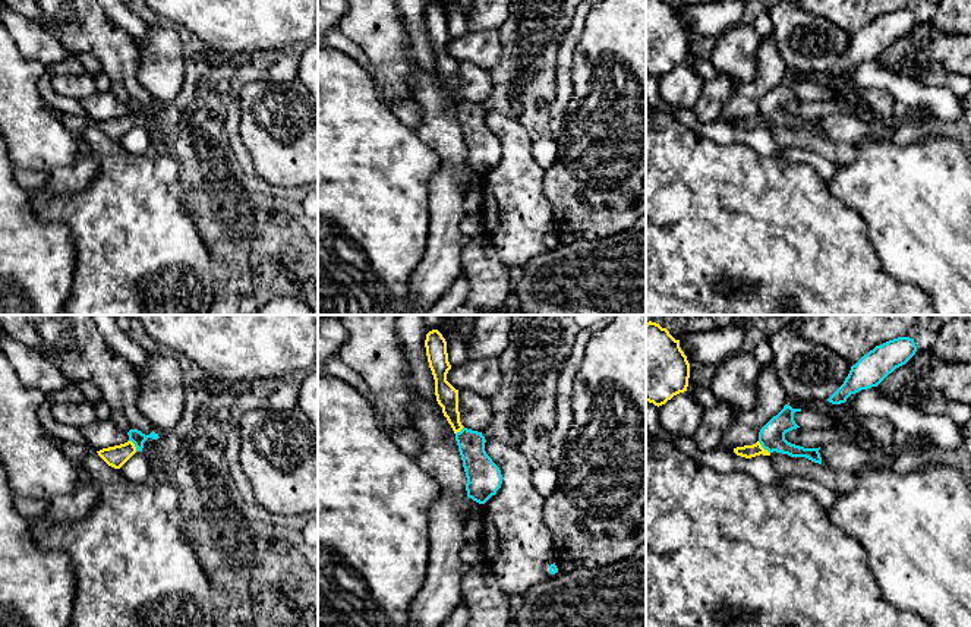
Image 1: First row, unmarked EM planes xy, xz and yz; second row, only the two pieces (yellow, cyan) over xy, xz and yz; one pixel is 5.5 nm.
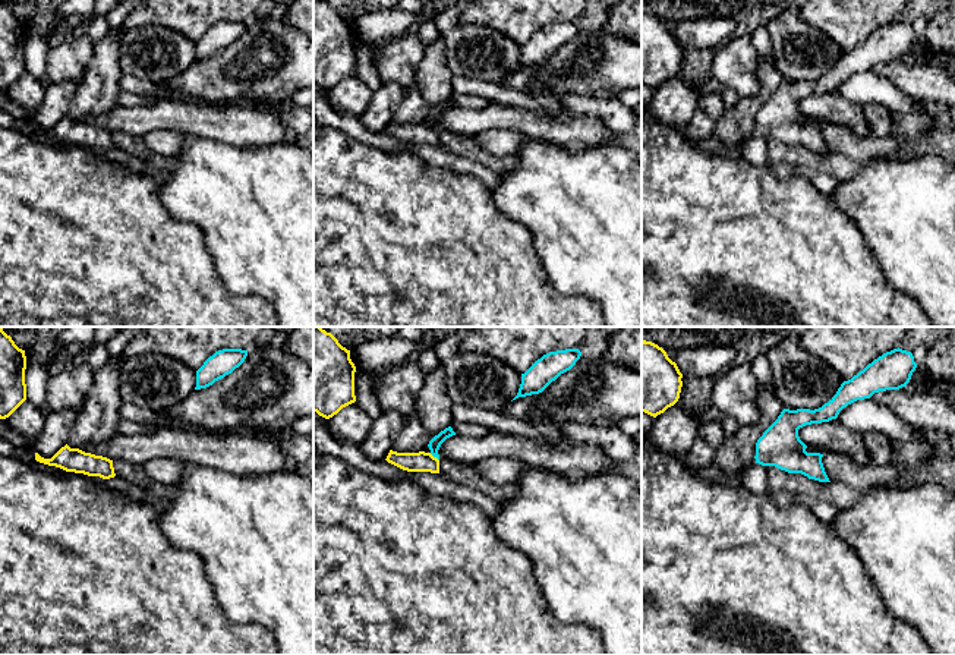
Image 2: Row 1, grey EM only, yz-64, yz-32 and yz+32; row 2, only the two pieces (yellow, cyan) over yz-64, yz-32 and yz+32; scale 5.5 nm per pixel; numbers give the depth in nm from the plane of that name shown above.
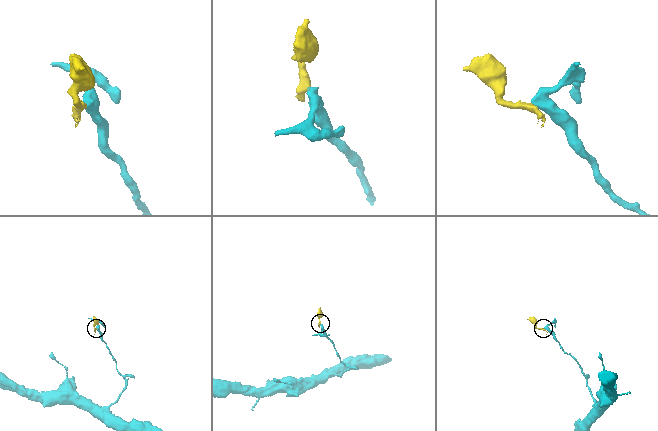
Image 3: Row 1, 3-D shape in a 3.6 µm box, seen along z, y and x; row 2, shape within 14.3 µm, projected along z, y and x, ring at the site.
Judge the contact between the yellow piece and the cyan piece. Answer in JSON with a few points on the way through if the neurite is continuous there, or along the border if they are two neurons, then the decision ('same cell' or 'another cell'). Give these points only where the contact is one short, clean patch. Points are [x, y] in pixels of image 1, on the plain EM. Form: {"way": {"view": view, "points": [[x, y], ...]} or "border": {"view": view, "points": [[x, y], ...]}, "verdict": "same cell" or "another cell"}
{"border": {"view": "yz", "points": [[757, 113], [769, 125]]}, "verdict": "another cell"}

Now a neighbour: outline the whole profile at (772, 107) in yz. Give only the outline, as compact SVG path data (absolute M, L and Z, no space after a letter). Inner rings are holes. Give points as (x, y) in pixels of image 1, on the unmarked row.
M785 76L784 81L773 88L759 104L759 114L769 125L782 125L791 129L806 129L814 135L822 136L820 119L819 120L804 120L791 116L785 111L785 105L800 100L794 92L794 85L801 84L801 81L792 81Z

